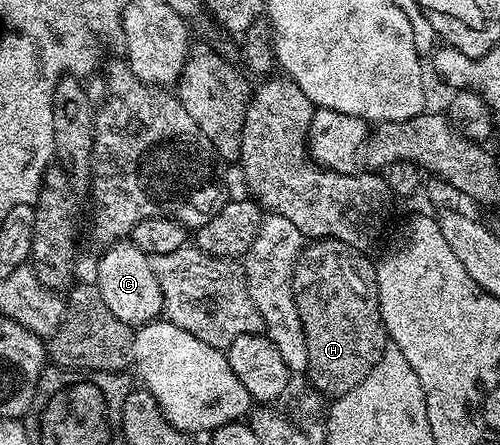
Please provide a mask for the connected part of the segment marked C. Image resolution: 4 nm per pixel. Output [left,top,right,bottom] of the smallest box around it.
[96,241,162,329]

